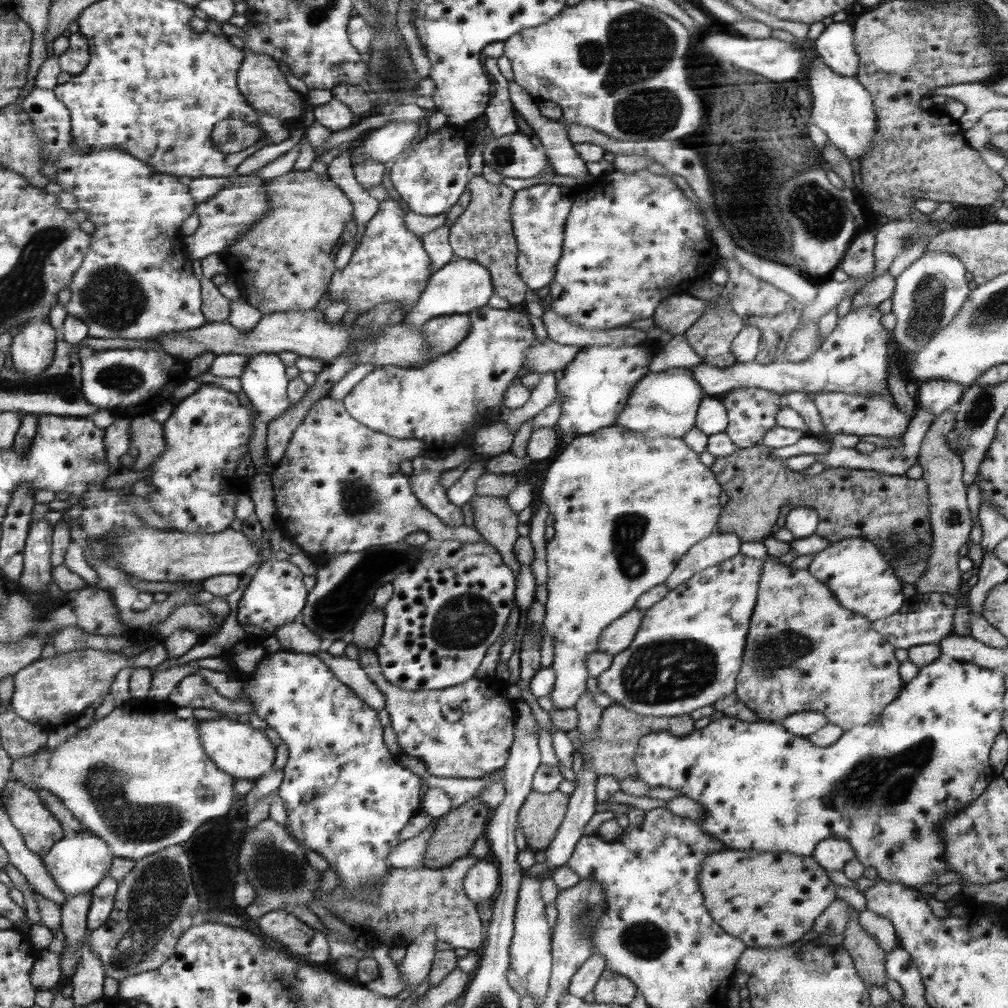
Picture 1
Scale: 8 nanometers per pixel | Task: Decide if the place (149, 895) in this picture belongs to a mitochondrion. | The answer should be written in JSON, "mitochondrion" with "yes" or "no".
{"mitochondrion":"yes"}

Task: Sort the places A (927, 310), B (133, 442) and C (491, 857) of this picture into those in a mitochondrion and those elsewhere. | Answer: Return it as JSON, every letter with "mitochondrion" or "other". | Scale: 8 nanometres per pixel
{"A":"mitochondrion","B":"other","C":"other"}

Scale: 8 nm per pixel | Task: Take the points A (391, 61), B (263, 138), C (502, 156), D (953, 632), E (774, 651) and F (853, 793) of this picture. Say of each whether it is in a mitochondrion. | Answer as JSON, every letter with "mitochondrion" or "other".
{"A":"mitochondrion","B":"other","C":"mitochondrion","D":"other","E":"mitochondrion","F":"mitochondrion"}

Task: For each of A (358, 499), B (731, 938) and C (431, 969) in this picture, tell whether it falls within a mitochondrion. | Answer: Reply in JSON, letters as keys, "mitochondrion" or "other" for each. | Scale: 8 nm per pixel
{"A":"mitochondrion","B":"other","C":"other"}

